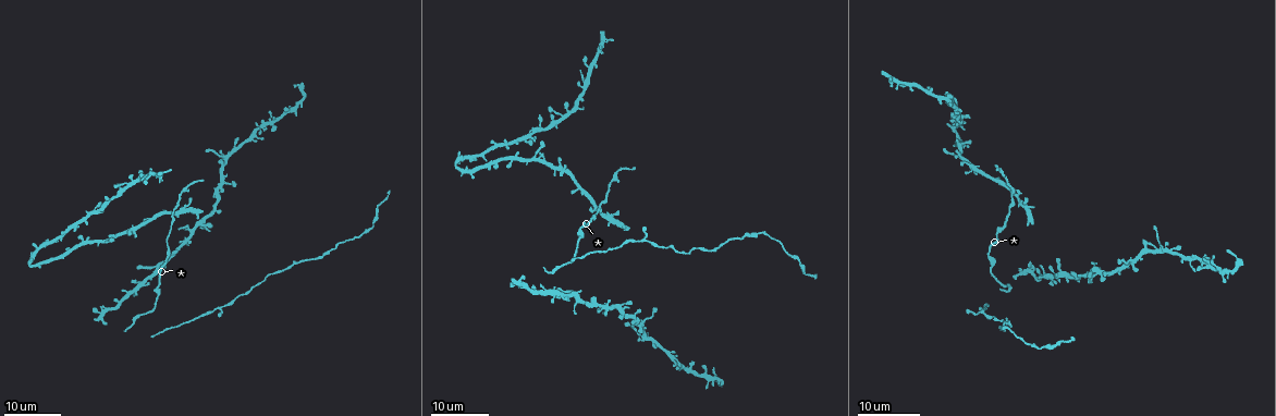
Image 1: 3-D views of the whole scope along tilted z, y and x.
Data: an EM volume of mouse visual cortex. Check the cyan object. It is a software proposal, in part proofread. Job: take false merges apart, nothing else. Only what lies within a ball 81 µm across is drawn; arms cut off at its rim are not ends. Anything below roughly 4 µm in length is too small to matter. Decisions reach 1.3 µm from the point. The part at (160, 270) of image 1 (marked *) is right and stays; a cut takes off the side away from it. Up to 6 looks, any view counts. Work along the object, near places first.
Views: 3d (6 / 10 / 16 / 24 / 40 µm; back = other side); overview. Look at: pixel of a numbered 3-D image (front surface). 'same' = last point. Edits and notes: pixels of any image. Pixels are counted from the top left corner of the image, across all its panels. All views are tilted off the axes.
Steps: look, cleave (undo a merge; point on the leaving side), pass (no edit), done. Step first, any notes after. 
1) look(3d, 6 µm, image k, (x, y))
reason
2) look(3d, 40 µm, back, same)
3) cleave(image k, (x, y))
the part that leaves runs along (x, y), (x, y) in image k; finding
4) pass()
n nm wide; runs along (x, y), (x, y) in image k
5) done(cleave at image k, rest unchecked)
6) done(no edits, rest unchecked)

look(3d, 24 µm, image 1, (188, 231))
four or more arms meet

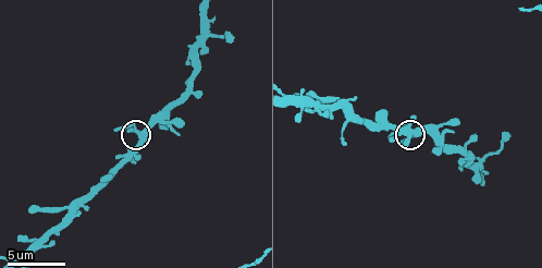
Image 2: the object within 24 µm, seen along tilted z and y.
look(3d, 10 µm, image 2, (139, 131))

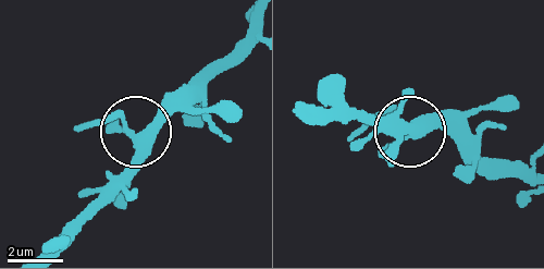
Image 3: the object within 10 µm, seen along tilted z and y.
pass()
all the same neuron

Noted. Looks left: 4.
look(3d, 16 µm, image 1, (301, 85))
three arms meet

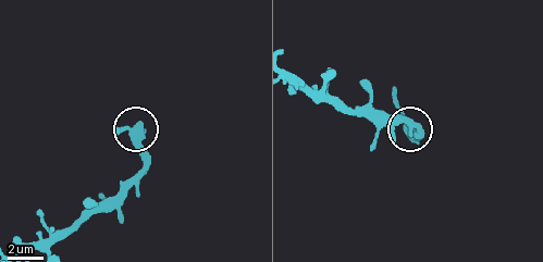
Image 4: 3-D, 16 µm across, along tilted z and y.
look(3d, 6 µm, image 4, (135, 133))

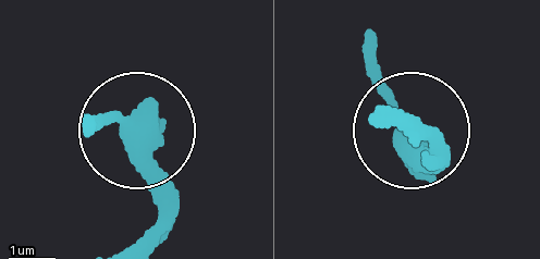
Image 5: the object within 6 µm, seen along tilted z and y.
pass()
3 arms; continuous, no second neuron

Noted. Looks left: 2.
look(3d, 16 µm, image 1, (640, 337))
four arms meet

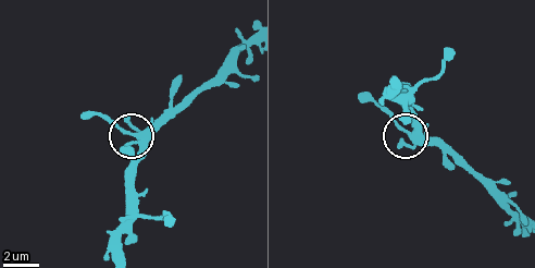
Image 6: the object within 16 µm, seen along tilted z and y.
look(3d, 10 µm, image 6, (410, 135))
closer look

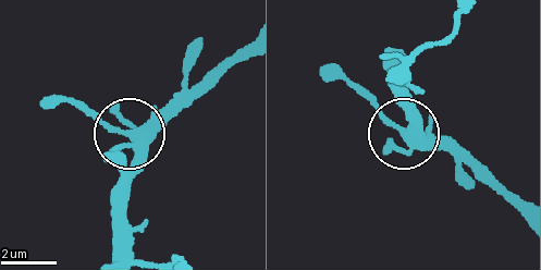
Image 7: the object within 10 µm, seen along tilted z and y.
pass()
4 arms; all the same neuron

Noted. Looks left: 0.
done(no edits, rest unchecked)

